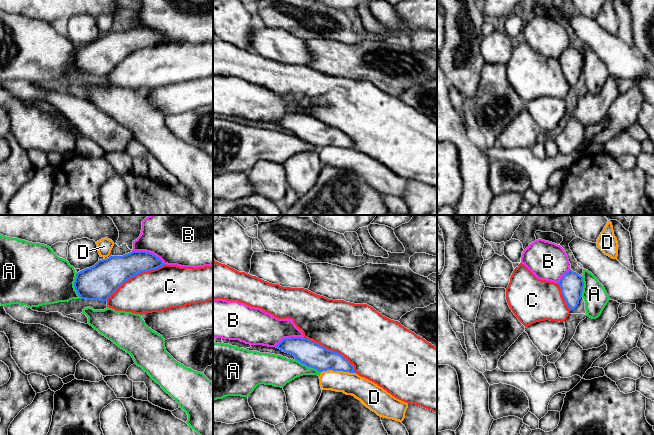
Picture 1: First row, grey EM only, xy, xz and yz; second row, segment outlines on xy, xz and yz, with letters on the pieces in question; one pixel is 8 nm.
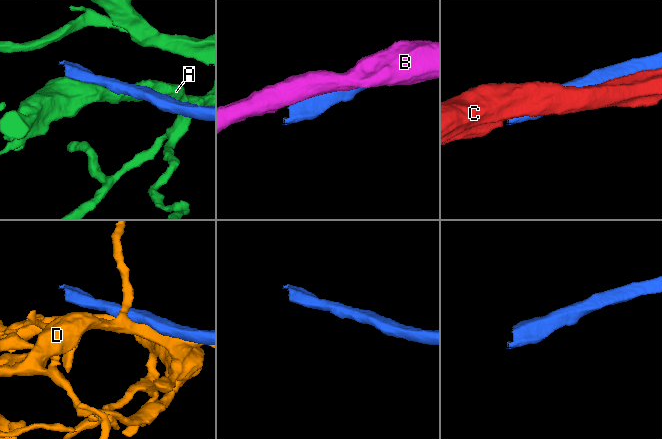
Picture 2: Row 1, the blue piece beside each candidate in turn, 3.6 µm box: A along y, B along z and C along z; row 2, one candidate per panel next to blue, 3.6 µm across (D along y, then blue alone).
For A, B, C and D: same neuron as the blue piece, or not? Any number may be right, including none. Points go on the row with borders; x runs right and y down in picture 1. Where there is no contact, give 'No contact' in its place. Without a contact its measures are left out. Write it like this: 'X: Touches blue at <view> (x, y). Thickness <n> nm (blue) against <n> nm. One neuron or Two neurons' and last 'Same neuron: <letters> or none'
A: Touches blue at xy (74, 286). Thickness 280 nm (blue) against 420 nm. Two neurons
B: Touches blue at xy (149, 252). Thickness 190 nm (blue) against 460 nm. Two neurons
C: Touches blue at xy (135, 274). Thickness 280 nm (blue) against 340 nm. One neuron
D: Touches blue at xz (338, 370). Thickness 200 nm (blue) against 180 nm. Two neurons
Same neuron: C

